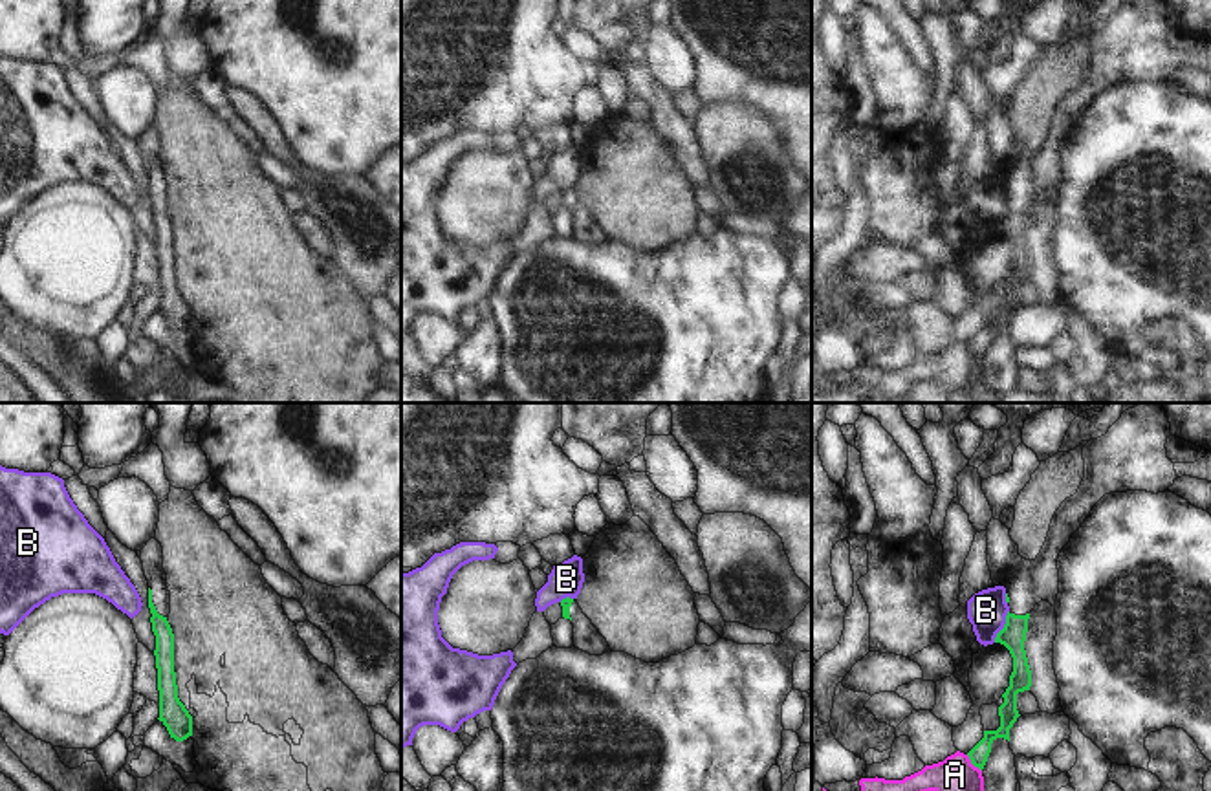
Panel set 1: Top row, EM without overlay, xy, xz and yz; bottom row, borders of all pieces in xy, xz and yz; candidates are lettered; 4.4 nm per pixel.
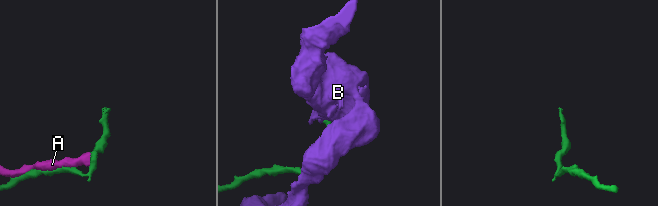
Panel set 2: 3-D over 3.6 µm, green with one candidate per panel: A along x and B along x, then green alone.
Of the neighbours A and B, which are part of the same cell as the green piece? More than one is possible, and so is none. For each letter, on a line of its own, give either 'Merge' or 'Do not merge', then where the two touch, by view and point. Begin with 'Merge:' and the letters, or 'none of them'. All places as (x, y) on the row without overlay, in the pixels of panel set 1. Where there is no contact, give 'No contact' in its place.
Merge: none of them
A: Do not merge. Touches green at yz (973, 354)
B: Do not merge. Touches green at yz (1004, 216).

